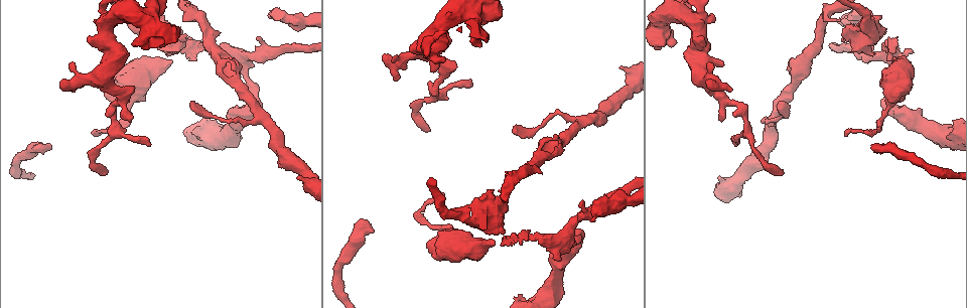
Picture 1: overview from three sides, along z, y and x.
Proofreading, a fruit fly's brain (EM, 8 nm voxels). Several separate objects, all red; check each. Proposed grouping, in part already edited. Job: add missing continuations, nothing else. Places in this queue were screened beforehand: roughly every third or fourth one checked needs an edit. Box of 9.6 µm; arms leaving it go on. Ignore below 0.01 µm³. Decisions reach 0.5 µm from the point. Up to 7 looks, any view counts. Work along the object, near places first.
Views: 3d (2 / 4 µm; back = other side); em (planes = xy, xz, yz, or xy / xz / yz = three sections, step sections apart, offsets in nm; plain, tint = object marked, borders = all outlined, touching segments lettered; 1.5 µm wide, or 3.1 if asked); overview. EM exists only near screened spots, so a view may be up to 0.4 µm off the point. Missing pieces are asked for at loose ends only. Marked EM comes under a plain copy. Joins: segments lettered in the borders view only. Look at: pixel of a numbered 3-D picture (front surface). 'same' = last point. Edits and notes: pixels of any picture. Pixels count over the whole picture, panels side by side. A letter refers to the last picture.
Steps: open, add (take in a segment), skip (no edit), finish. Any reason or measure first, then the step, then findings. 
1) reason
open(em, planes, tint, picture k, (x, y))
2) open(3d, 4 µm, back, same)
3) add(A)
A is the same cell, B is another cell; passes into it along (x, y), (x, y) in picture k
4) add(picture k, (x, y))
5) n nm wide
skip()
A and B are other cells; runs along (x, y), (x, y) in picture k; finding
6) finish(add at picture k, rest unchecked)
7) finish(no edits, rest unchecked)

end of a long branch
open(em, planes, borders, picture 1, (846, 135))

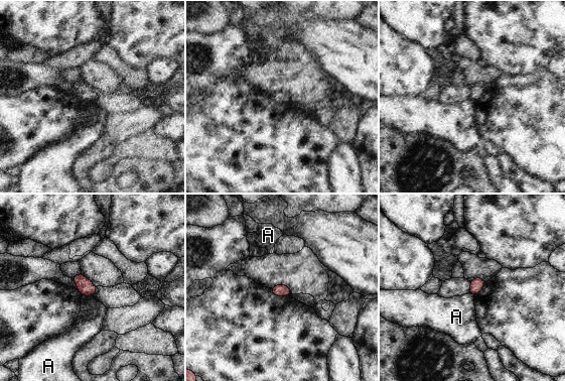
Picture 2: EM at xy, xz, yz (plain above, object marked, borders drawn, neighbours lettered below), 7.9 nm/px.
skip()
A is another cell; border along (83, 295), (93, 296) in picture 2; none of them fits

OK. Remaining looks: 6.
an open end
open(em, xy, step 8, borders, picture 1, (40, 143))

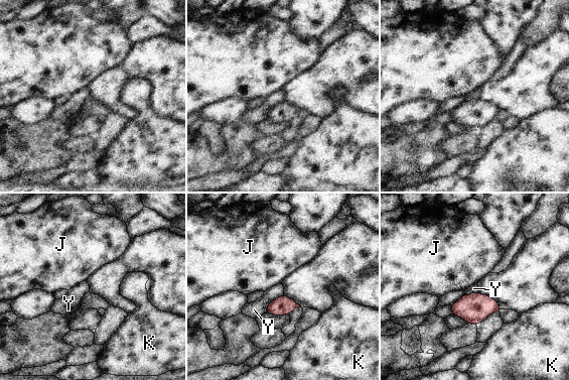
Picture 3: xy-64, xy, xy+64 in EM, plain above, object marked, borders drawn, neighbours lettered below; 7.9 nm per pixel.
cut it another way
open(em, planes, borders, same)

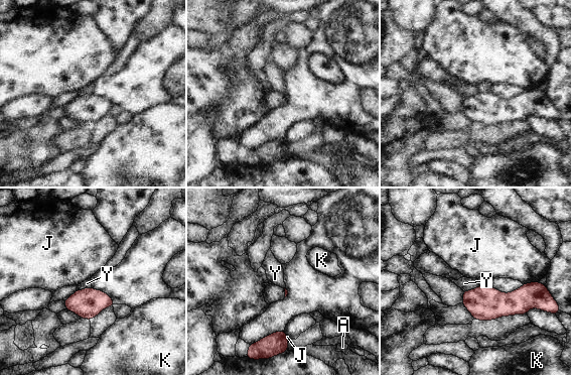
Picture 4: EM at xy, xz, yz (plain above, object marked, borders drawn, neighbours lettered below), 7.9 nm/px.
Y touches over 140 nm
skip()
A, J, K and Y are other cells; border along (479, 285), (463, 291) in picture 4; no lettered segment goes on from it

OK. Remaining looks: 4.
free end
open(3d, 4 µm, picture 1, (102, 172))

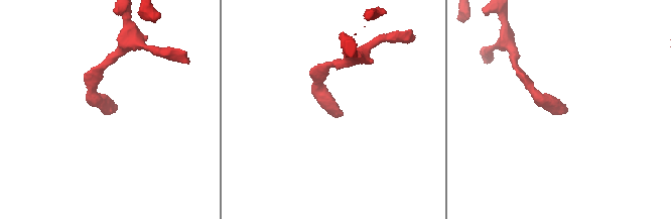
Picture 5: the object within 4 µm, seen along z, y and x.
open(em, xy, step 8, tint, picture 5, (335, 115))

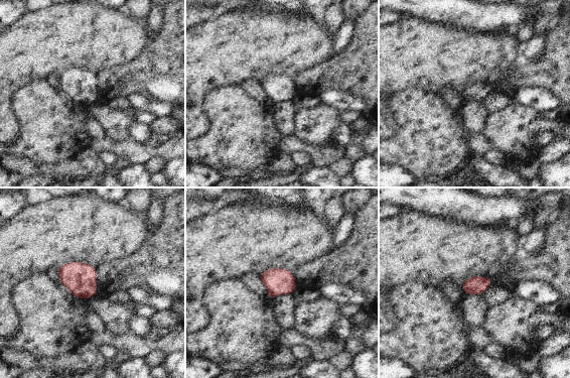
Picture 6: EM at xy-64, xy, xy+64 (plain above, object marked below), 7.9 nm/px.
open(em, planes, borders, same)

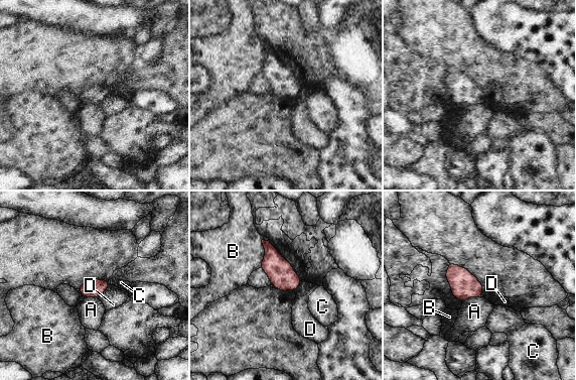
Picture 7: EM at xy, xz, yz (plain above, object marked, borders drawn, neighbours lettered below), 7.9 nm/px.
skip()
A, B, C and D are other cells; border along (481, 294), (467, 297), (462, 301) in picture 7; none of them fits

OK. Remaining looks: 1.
finish(no edits, rest unchecked)

